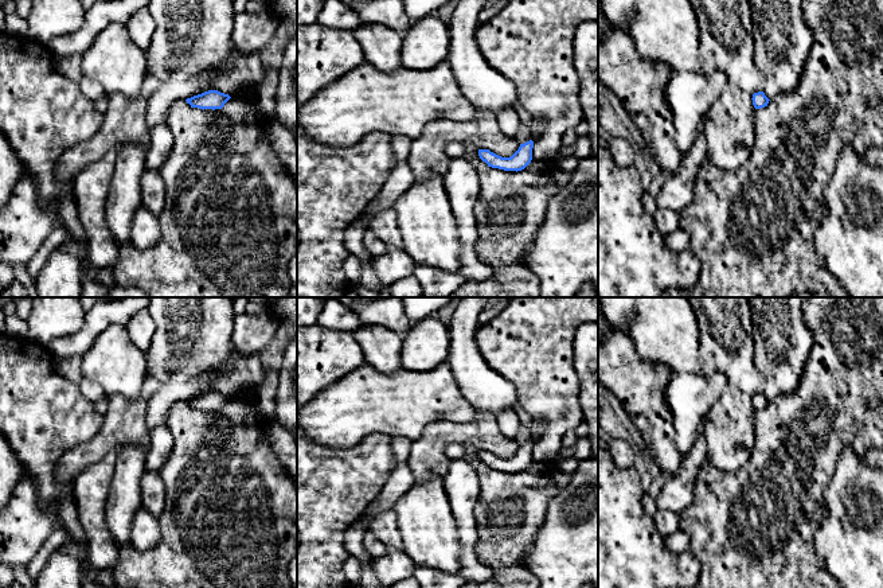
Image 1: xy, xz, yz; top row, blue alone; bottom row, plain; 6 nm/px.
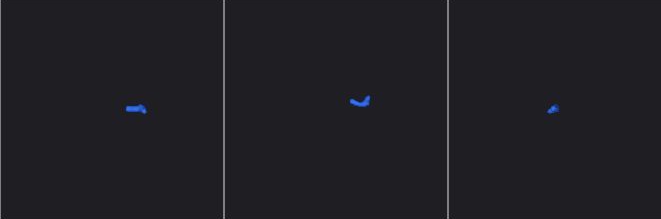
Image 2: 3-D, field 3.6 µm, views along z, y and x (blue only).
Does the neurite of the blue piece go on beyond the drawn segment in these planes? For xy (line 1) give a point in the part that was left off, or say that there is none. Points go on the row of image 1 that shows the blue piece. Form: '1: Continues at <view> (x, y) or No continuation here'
1: No continuation here

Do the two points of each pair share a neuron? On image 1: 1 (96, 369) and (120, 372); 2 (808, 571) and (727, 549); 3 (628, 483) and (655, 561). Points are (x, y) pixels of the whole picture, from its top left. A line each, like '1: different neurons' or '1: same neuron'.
1: same neuron
2: same neuron
3: same neuron

